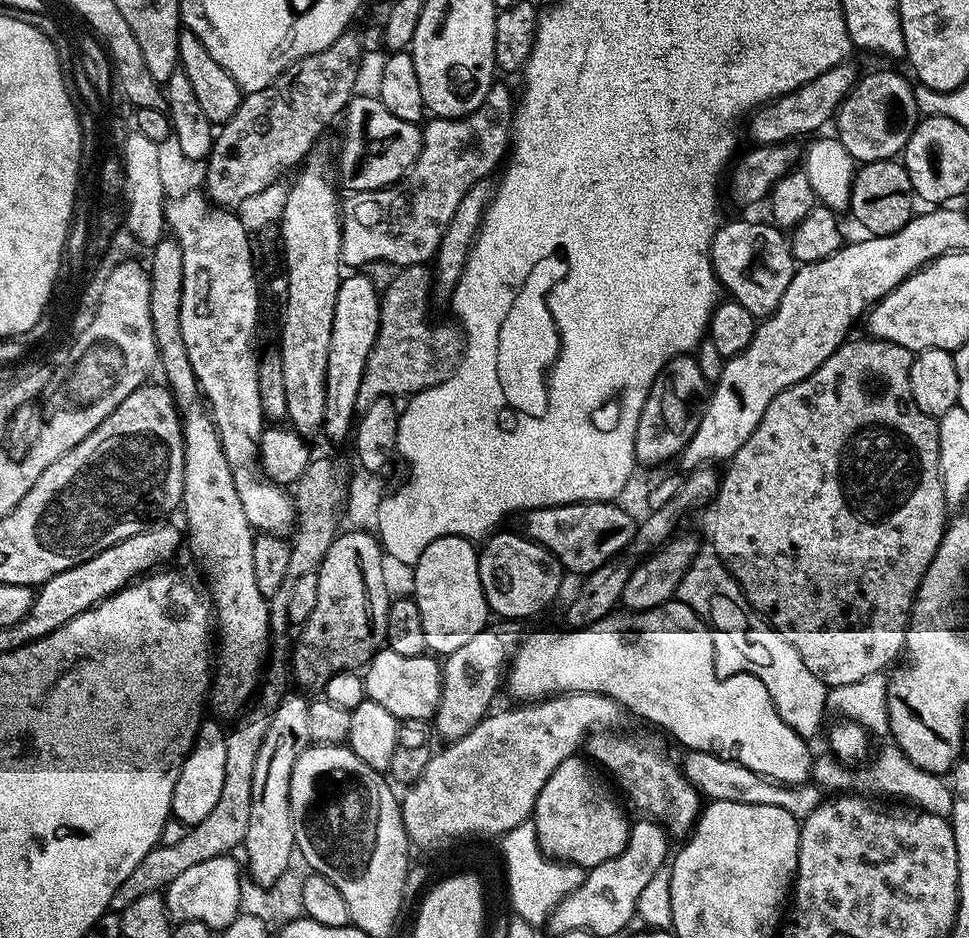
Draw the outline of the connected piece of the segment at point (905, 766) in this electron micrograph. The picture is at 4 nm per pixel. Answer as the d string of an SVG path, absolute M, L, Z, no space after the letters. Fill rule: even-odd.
M888 742L873 762L857 766L845 766L829 752L822 752L812 759L809 779L821 789L829 792L851 792L854 794L890 794L906 798L911 805L936 817L949 819L953 812L953 792L951 785L937 773L914 766L895 743ZM944 780L944 781L943 781ZM874 792L874 793L872 793Z

